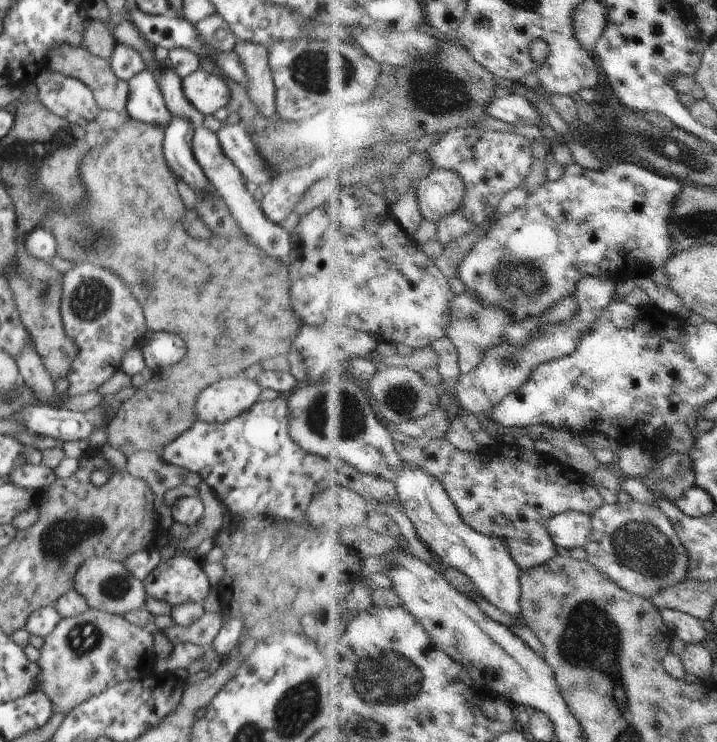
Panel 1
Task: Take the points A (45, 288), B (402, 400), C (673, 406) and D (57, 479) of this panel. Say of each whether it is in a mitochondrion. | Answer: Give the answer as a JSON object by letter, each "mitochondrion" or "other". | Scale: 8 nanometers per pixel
{"A":"mitochondrion","B":"mitochondrion","C":"other","D":"other"}

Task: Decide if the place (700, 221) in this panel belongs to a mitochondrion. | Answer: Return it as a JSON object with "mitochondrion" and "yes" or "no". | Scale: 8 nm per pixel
{"mitochondrion":"yes"}

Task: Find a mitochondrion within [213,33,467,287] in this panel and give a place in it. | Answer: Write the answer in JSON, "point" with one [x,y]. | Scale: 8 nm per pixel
{"point":[315,70]}

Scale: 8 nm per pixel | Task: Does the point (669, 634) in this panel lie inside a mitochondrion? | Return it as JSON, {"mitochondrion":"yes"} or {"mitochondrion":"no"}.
{"mitochondrion":"no"}

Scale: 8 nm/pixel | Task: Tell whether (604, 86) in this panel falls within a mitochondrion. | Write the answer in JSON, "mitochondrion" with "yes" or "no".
{"mitochondrion":"no"}

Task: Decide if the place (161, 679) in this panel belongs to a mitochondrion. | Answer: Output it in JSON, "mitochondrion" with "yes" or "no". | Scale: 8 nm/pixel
{"mitochondrion":"no"}

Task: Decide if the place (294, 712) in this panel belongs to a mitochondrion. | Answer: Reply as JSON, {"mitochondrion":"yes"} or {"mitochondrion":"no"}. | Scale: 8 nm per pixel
{"mitochondrion":"yes"}

